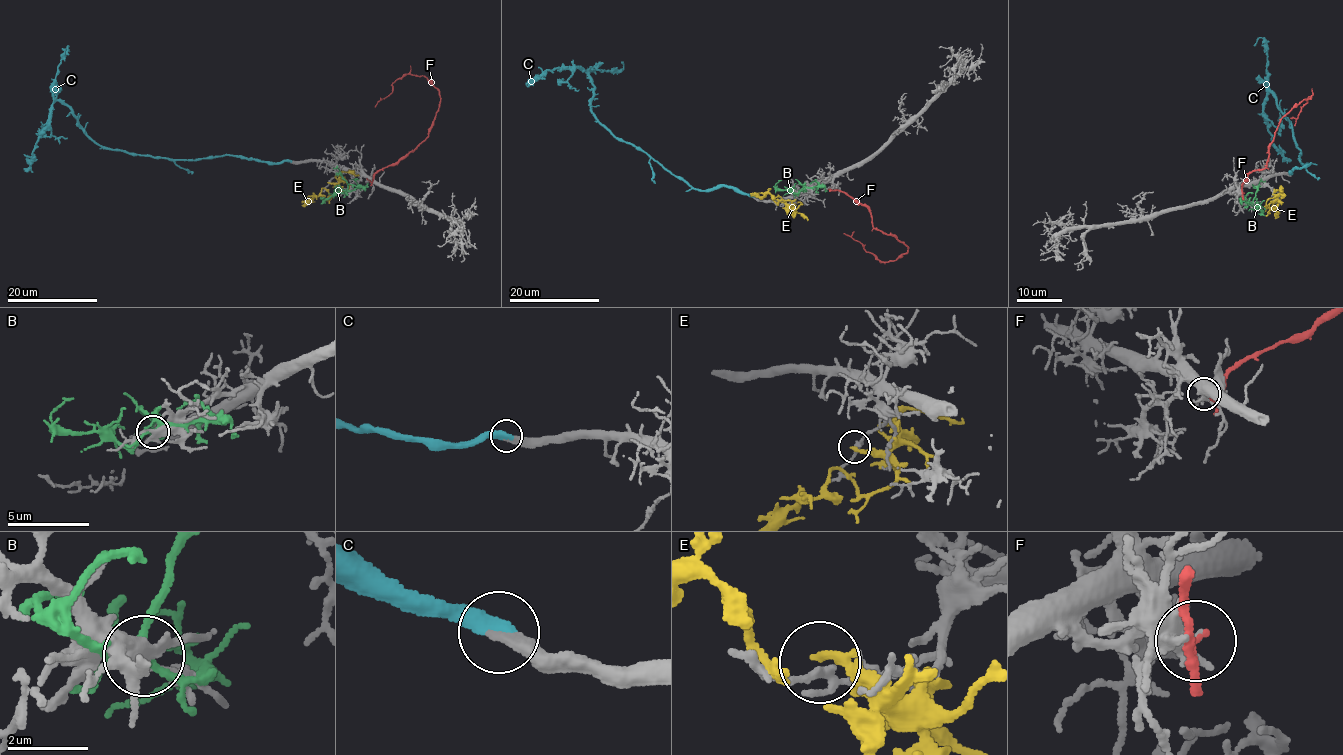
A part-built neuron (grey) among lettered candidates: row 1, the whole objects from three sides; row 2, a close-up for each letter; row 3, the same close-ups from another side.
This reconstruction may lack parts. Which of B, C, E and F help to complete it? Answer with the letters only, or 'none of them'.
C

